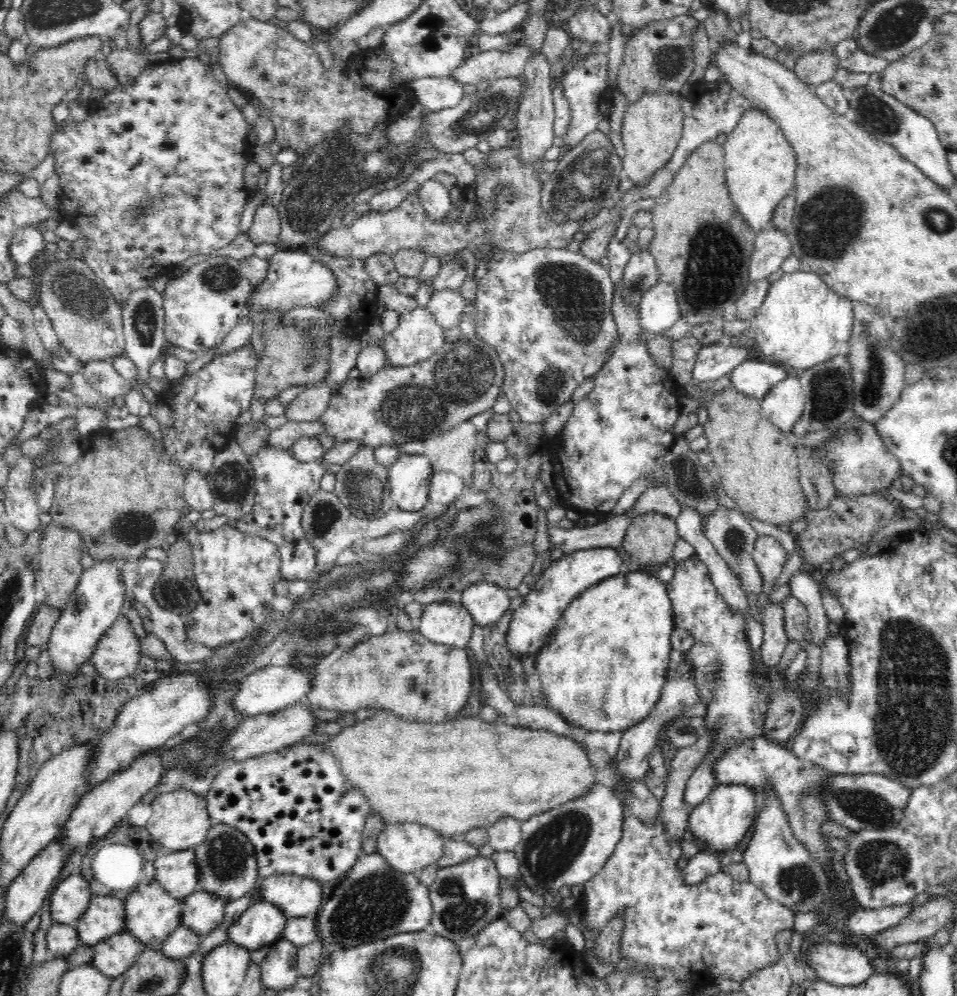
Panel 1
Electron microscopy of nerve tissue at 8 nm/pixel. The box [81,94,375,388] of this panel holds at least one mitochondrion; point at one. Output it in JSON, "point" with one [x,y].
{"point":[143,322]}

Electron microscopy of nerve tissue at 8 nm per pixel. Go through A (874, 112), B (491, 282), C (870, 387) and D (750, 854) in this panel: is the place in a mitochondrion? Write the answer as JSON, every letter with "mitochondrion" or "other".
{"A":"mitochondrion","B":"other","C":"mitochondrion","D":"other"}

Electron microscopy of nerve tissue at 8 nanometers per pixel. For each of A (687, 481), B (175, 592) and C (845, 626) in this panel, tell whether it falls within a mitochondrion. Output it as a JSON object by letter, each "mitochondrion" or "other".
{"A":"mitochondrion","B":"mitochondrion","C":"other"}

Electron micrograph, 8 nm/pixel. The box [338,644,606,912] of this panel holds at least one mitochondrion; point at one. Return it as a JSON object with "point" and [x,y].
{"point":[549,851]}

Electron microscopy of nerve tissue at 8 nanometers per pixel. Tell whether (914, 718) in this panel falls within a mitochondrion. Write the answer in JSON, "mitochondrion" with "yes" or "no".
{"mitochondrion":"yes"}

